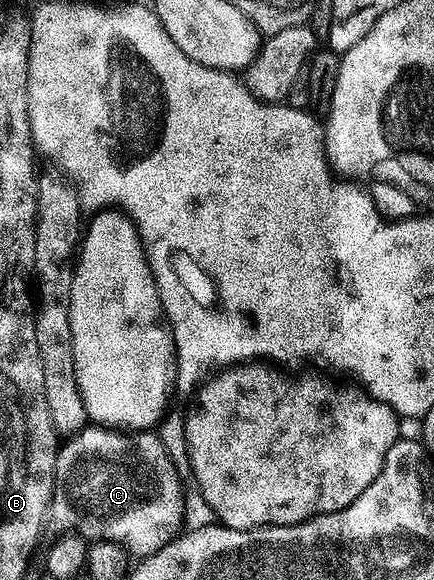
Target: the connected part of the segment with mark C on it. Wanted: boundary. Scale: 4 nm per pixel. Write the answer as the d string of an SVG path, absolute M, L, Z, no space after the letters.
M95 424L89 425L80 431L79 434L71 435L68 442L59 447L56 452L56 479L52 485L52 502L48 505L48 516L46 519L49 527L60 530L56 532L71 532L73 535L93 542L113 542L124 547L132 556L147 556L163 549L168 542L181 533L184 526L184 492L185 483L180 483L180 474L177 463L173 462L168 450L162 444L159 433L156 432L121 432L116 428L105 428Z

